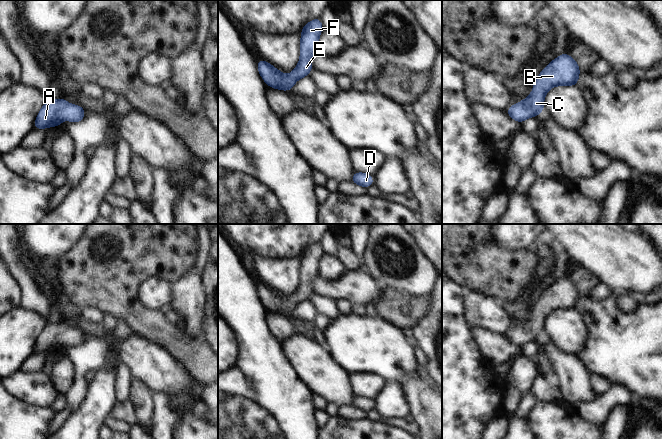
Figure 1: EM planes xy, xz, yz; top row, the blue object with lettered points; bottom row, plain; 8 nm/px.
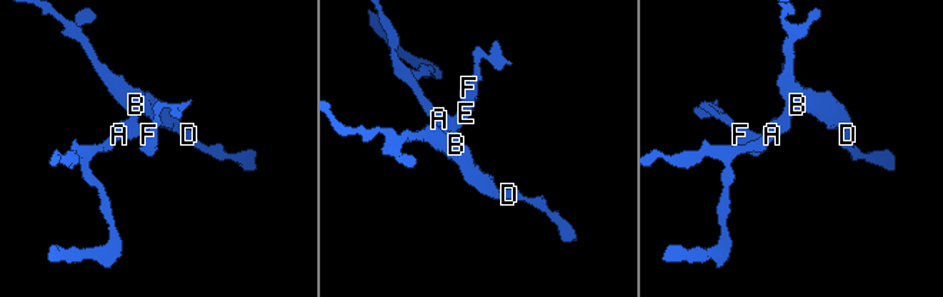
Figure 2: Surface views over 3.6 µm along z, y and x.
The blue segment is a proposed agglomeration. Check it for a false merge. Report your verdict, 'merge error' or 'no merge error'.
no merge error

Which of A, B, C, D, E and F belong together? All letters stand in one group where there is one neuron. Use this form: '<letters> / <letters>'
A B C D E F

